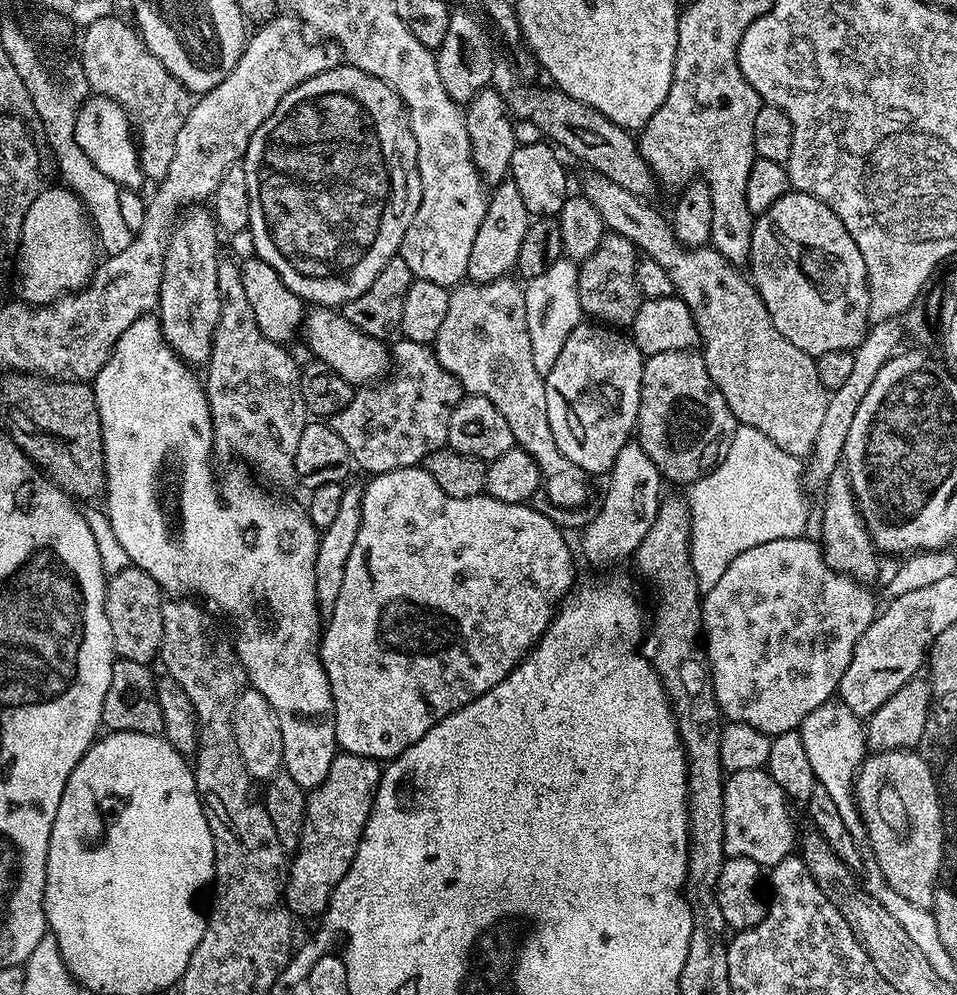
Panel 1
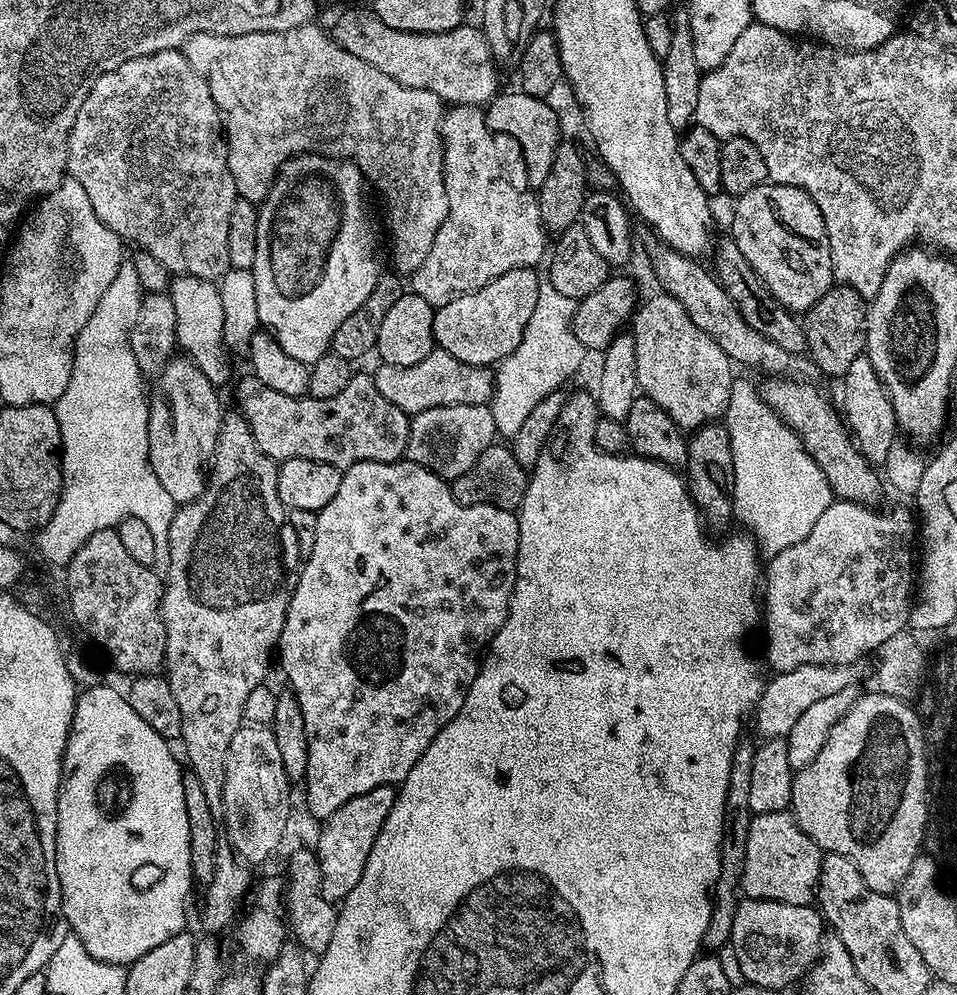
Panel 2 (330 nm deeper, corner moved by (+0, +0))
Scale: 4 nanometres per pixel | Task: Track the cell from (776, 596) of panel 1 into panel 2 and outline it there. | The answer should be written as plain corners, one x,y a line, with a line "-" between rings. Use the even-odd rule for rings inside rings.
833,499
832,505
814,522
814,530
802,538
802,542
794,542
794,546
786,546
777,556
771,557
766,564
766,579
762,584
762,628
768,639
768,664
773,673
794,670
807,664
850,664
863,658
867,652
875,653
888,638
893,638
908,628
908,610
914,603
914,552
912,556
912,536
917,535
918,528
914,516
904,508
896,508
893,512
875,512
872,506
855,504
849,500

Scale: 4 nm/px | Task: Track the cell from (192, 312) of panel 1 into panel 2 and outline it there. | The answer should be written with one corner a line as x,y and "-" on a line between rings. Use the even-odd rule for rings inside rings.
174,358
155,377
156,389
151,389
148,401
148,461
158,478
162,482
170,498
174,498
177,506
197,500
202,494
206,483
206,468
216,449
218,434
220,433
220,400
216,397
218,388
207,380
202,370
189,358

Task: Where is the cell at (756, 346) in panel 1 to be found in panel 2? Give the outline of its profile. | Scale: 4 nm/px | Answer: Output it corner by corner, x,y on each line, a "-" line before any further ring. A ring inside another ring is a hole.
768,378
762,384
764,401
780,415
798,434
804,448
818,462
822,474
832,487
833,497
849,500
865,506
875,505
880,496
880,480
877,469
860,454
855,439
848,431
847,423
836,408
804,378

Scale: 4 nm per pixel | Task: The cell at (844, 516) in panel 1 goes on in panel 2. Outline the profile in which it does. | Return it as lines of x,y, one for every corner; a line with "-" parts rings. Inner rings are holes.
867,355
854,358
850,370
846,370
846,374
842,378
842,384
844,384
842,415
847,423
848,431
852,433
856,446
860,449
860,454
868,459
868,463
873,466
883,466
886,462
886,453
890,451
890,446
894,446
894,442
898,438
898,425
894,406
890,402
890,394
882,382
882,378
878,378
878,370
874,370
874,366
868,361

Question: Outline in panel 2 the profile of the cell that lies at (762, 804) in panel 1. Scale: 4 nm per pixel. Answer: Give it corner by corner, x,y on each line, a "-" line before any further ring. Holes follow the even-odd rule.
791,811
753,815
746,838
744,872
740,876
743,895
753,900
811,905
821,859
822,850
796,825

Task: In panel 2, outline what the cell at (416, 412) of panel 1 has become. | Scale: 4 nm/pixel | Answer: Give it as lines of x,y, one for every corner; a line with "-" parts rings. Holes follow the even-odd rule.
353,374
346,382
346,390
334,398
278,394
278,390
258,382
256,376
245,376
236,388
238,411
246,418
262,454
272,460
314,458
314,462
326,462
343,470
360,460
394,462
404,456
410,434
409,413
382,398
371,375

